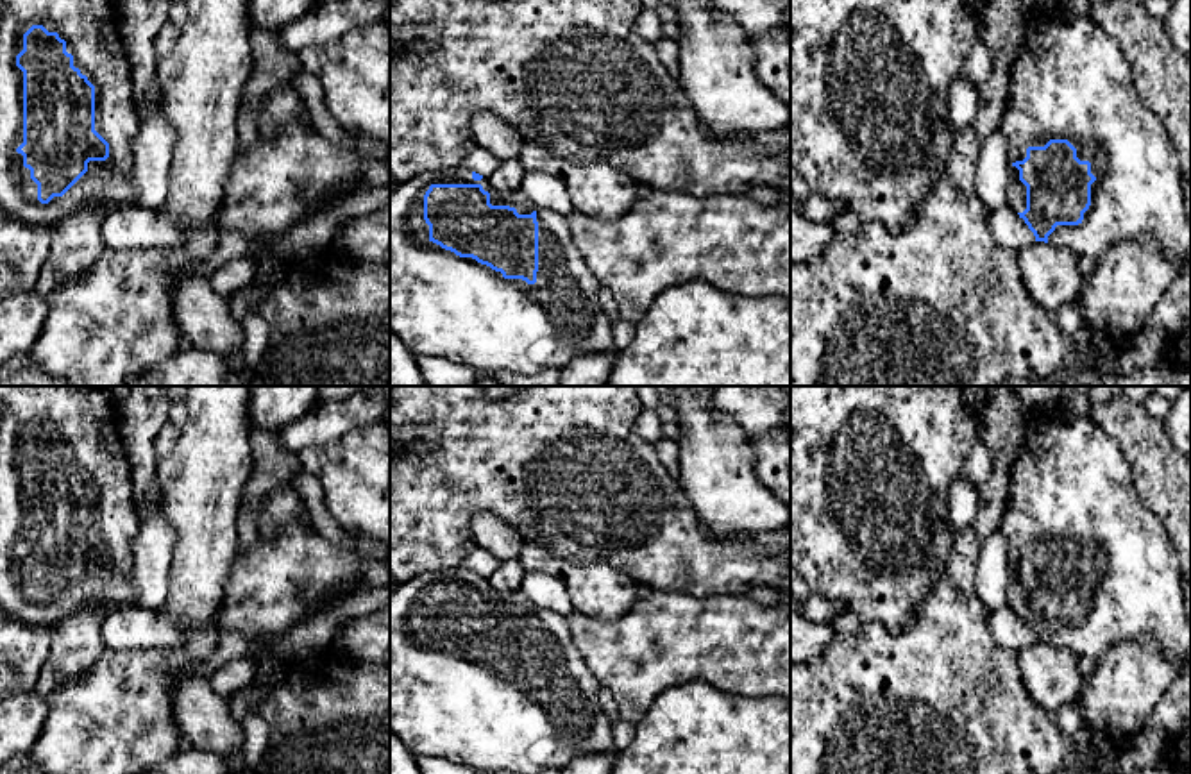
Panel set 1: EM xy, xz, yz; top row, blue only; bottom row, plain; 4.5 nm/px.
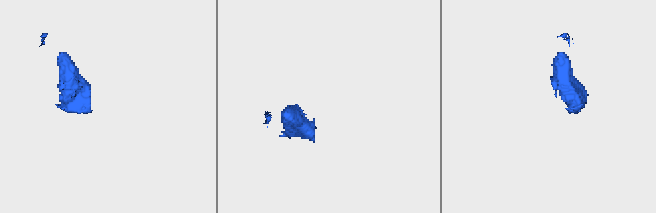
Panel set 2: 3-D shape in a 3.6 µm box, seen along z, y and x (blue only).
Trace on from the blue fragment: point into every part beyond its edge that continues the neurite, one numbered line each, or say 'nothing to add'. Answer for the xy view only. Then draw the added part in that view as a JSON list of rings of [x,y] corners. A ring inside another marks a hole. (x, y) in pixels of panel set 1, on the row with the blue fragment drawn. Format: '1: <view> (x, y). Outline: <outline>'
1: xy (90, 27). Outline: [[[0,0],[0,206],[9,215],[27,225],[52,229],[82,206],[100,206],[106,213],[136,207],[132,156],[139,127],[131,64],[113,0]],[[32,25],[43,25],[66,41],[73,66],[95,86],[95,130],[109,143],[109,157],[89,161],[88,172],[63,197],[54,197],[48,204],[38,200],[38,184],[23,166],[23,156],[16,152],[23,143],[23,72],[16,66],[16,55],[23,50],[23,34]]]

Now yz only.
1: yz (1070, 81). Outline: [[[1064,9],[1028,14],[998,130],[1007,139],[1005,195],[1007,207],[1014,213],[1026,209],[1026,186],[1014,163],[1026,157],[1028,147],[1068,139],[1077,148],[1077,157],[1091,163],[1096,181],[1091,184],[1091,206],[1084,220],[1078,225],[1057,225],[1048,243],[1098,261],[1118,243],[1150,236],[1182,270],[1191,263],[1191,222],[1177,150],[1159,118],[1137,97],[1125,55],[1091,16]]]

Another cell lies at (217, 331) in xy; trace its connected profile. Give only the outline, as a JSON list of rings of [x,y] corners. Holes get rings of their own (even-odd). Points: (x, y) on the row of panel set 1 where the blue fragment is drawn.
[[[186,273],[173,281],[173,316],[182,338],[195,349],[224,359],[243,354],[245,331],[207,277]]]

